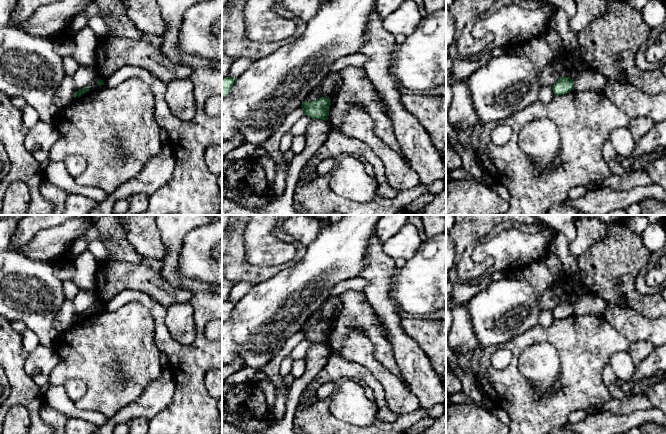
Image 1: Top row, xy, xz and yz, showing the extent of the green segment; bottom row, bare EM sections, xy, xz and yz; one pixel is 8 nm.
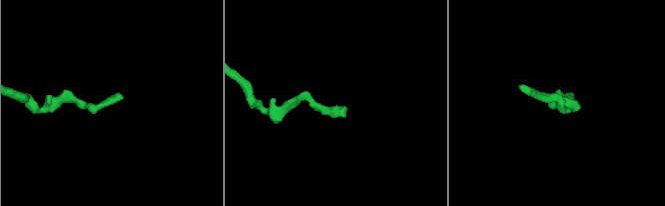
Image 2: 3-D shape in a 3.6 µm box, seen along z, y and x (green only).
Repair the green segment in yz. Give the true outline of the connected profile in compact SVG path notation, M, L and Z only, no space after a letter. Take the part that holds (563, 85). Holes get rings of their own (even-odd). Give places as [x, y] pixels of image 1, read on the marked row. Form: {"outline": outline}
{"outline": "M560 76L560 78L552 86L552 90L556 96L567 94L574 90L574 81L569 77Z"}

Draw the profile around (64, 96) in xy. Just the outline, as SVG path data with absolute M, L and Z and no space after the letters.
M66 76L62 80L54 96L53 101L54 101L55 106L59 110L68 106L74 100L75 92L76 92L76 89L75 89L73 76Z

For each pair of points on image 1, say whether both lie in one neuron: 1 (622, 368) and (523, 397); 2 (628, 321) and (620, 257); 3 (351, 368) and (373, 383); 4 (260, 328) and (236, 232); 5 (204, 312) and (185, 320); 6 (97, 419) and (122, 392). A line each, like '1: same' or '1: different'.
1: different
2: different
3: same
4: different
5: different
6: different

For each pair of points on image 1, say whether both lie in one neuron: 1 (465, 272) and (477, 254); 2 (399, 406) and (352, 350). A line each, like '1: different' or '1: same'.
1: different
2: same

